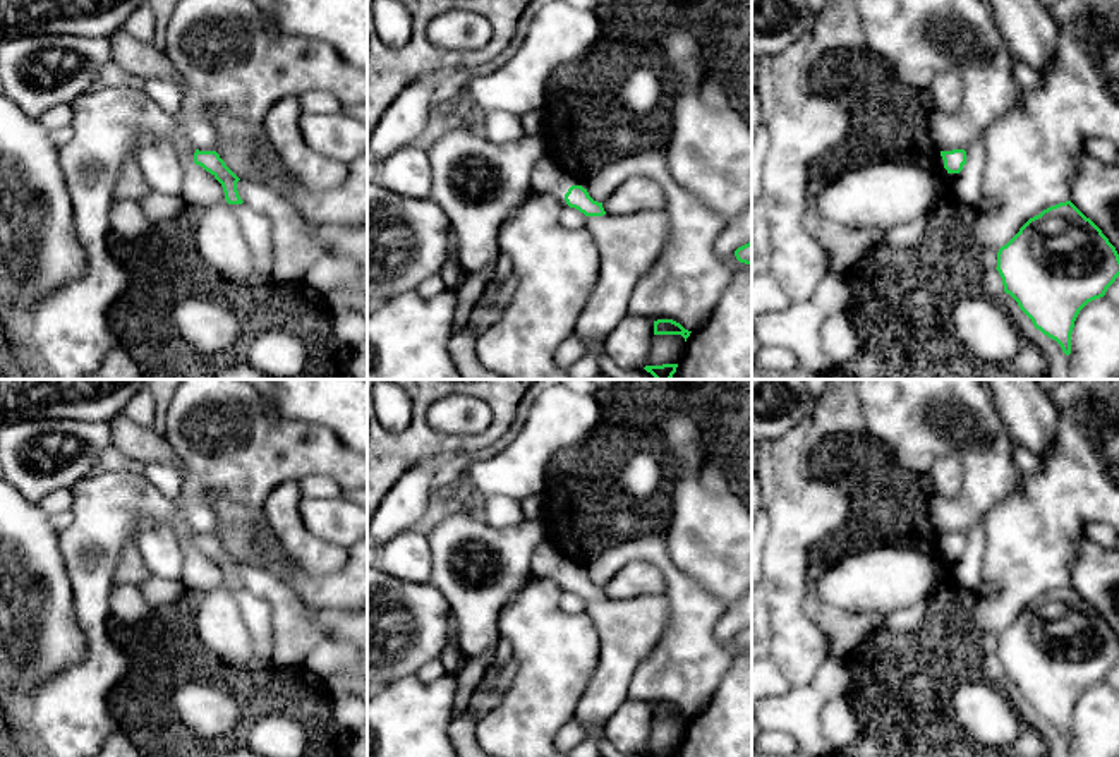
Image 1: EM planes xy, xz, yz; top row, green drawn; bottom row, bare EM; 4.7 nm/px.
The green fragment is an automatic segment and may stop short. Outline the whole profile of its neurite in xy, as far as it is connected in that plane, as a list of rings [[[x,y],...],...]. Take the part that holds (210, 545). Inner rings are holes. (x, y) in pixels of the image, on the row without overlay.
[[[199,536],[194,537],[194,548],[209,556],[223,572],[225,584],[228,589],[242,589],[239,580],[237,566],[240,565],[220,542],[216,536]]]

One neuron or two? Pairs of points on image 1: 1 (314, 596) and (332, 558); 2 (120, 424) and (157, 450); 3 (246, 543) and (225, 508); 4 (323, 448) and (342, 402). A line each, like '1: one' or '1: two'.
1: two
2: one
3: one
4: two

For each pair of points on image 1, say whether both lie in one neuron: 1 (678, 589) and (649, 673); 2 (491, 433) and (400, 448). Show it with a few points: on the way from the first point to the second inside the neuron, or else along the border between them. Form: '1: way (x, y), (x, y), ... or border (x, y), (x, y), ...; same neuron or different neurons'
1: way (680, 610), (680, 642), (670, 653); same neuron
2: way (469, 443), (423, 443); same neuron

